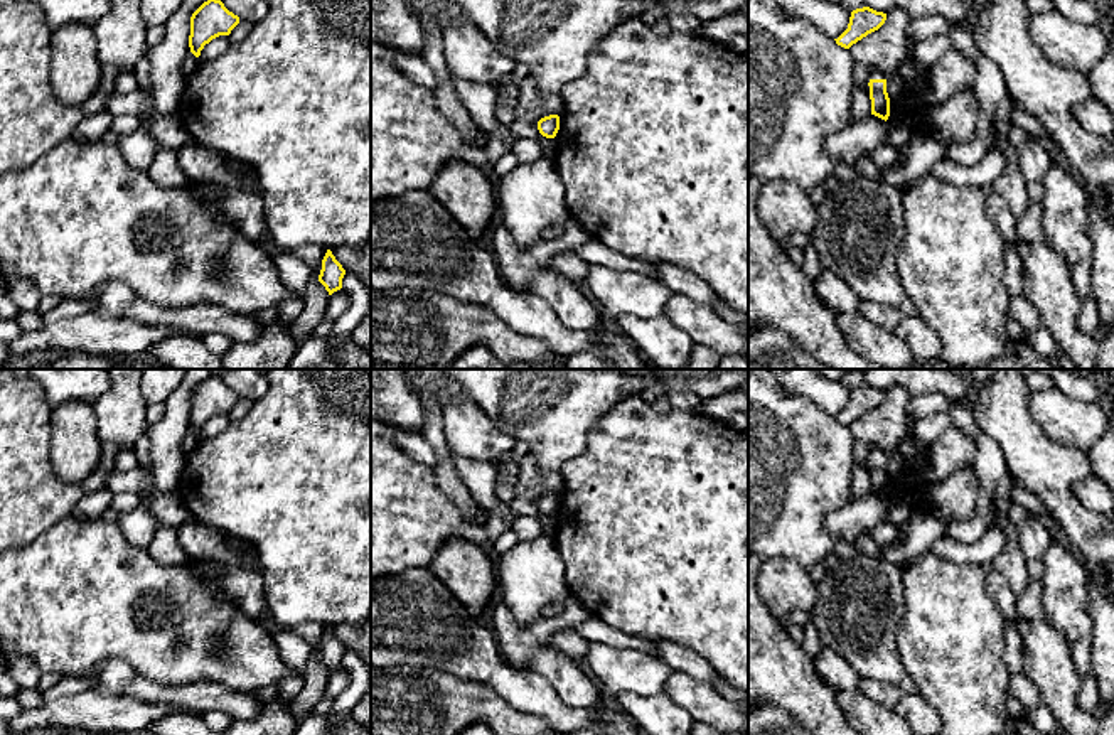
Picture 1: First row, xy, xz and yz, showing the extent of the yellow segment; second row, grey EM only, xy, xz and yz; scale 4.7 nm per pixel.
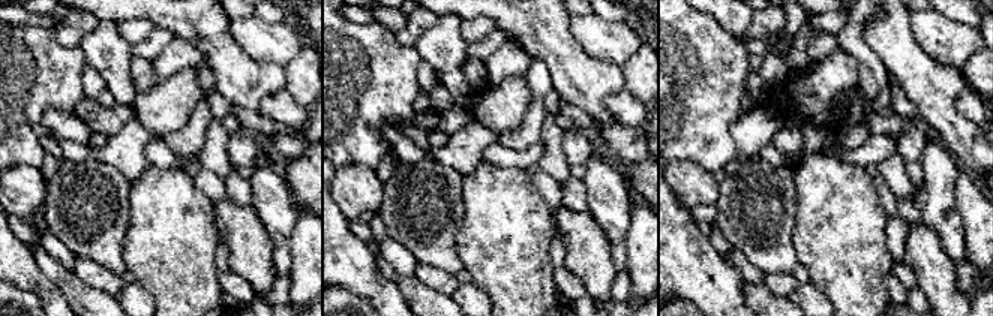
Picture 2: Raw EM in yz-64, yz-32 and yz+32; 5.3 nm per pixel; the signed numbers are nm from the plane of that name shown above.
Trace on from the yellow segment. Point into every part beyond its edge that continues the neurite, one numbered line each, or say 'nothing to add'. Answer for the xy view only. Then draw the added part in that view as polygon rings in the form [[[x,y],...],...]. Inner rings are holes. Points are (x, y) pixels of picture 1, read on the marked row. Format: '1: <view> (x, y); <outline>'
nothing to add

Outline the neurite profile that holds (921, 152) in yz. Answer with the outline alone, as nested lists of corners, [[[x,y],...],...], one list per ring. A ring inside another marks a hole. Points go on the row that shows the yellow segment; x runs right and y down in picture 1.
[[[913,135],[902,147],[902,162],[893,167],[880,167],[883,182],[908,190],[919,177],[930,174],[930,169],[945,153],[945,148],[927,135]]]

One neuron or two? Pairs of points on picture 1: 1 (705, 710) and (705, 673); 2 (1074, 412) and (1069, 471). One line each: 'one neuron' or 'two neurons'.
1: two neurons
2: two neurons

